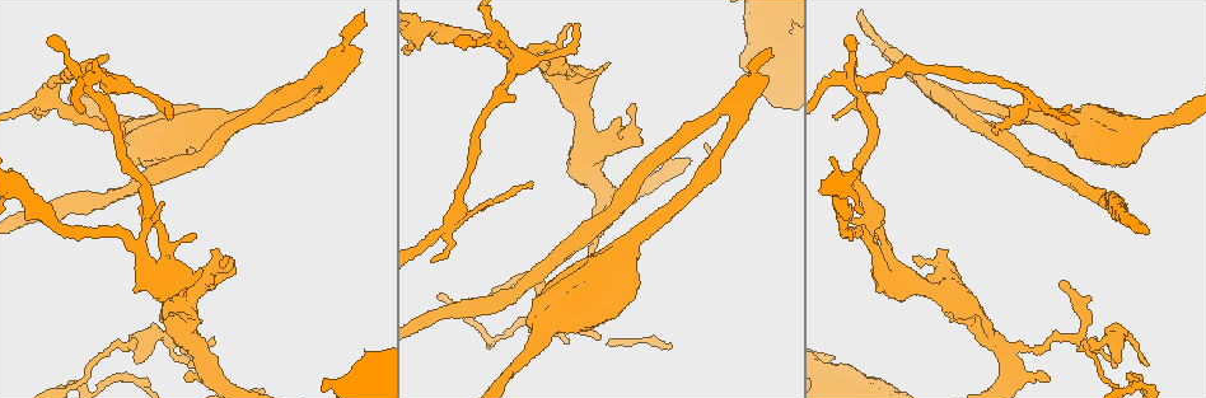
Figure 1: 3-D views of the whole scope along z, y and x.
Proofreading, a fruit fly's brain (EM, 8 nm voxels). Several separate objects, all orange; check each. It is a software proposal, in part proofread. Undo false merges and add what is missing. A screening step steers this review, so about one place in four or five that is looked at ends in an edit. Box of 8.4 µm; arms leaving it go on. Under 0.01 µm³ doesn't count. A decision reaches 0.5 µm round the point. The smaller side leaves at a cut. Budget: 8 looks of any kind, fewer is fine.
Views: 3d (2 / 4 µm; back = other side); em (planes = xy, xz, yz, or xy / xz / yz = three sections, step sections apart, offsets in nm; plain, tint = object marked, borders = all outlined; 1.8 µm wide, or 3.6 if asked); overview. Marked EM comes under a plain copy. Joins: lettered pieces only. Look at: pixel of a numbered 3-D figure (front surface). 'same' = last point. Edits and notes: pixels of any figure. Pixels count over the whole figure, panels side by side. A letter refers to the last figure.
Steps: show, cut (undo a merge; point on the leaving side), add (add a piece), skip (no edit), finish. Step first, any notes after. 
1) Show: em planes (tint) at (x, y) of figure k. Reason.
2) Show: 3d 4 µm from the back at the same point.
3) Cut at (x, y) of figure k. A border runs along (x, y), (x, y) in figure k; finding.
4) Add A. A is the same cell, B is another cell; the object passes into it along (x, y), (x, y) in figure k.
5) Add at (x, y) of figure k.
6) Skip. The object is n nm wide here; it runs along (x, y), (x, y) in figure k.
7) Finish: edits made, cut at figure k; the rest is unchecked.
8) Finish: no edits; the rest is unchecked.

Show: em xz step 4 (tint) at (872, 268) of figure 1. Thick end.

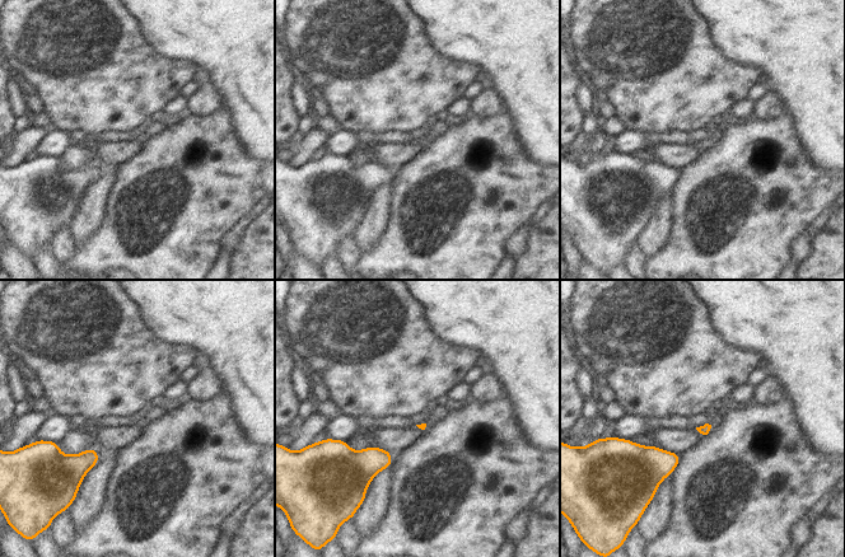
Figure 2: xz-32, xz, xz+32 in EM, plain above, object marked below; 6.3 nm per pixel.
Show: em planes (borders) at the same point.

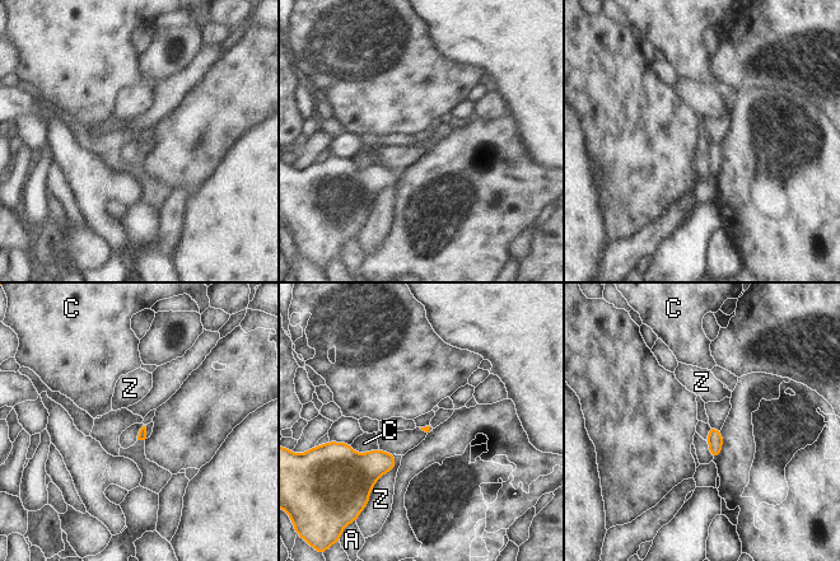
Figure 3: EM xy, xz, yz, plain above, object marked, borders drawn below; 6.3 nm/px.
Skip. The longest contact is with Z, 300 nm; A, C and Z are other cells; a border runs along (393, 454), (395, 466), (368, 495) in figure 3; none of them fits.

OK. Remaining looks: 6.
Show: em planes (tint) at (835, 120) of figure 1. Thin end.

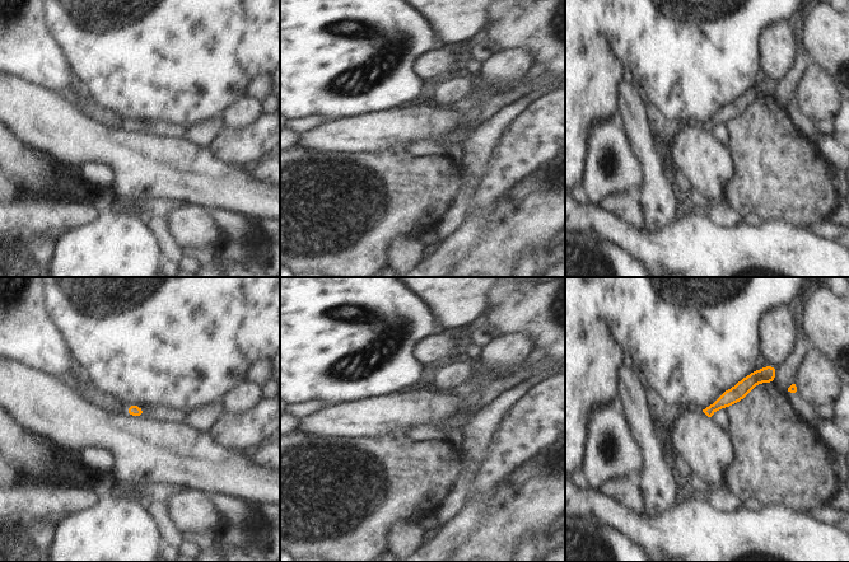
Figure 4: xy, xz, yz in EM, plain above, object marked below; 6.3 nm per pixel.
Show: em planes (borders) at the same point. What lies round it.

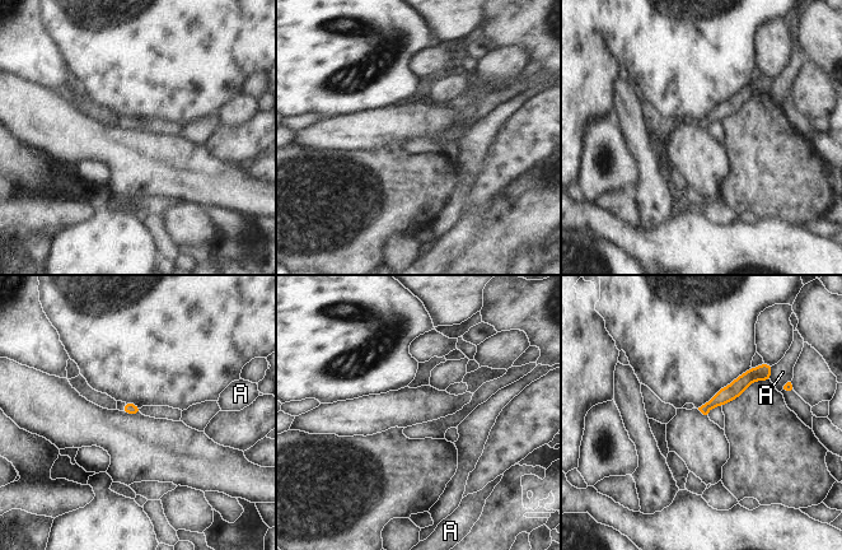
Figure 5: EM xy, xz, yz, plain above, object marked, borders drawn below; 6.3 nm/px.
Skip. The object is 70 nm wide here; A is another cell; it runs along (766, 374), (751, 374), (703, 409) in figure 5; none of them fits.

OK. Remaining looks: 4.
Show: em planes (tint) at (737, 116) of figure 1.

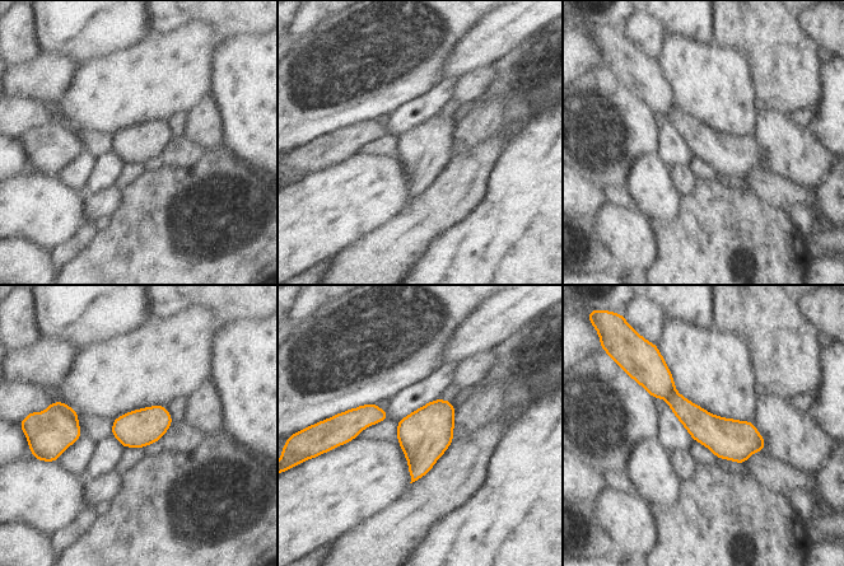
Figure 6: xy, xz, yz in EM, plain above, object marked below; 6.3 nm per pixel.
Show: em planes (borders) at the same point. What lies round it.

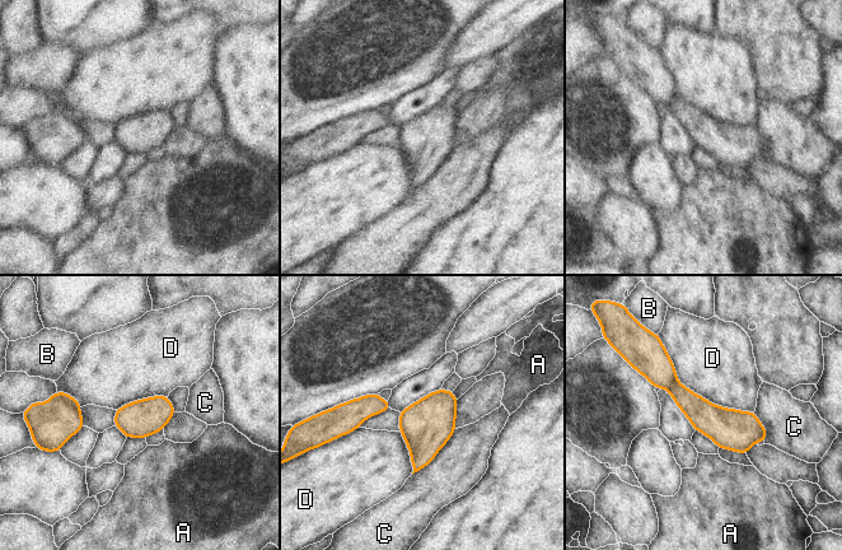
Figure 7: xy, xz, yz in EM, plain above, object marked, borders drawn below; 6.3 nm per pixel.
Cut at (649, 357) of figure 7. A, B, C and D are other cells; a second neuron is stuck on.

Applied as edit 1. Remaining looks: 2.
Show: overview.

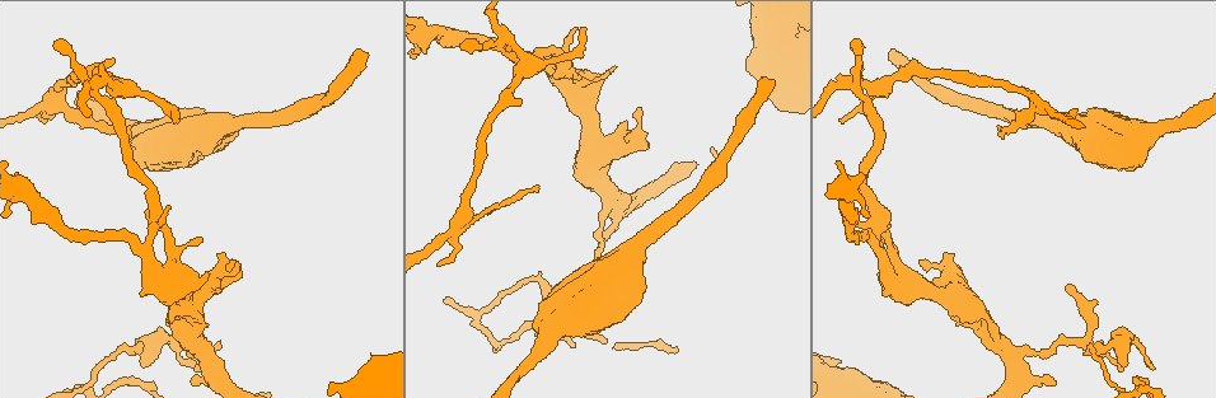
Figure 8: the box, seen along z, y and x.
Show: em planes (borders) at (536, 192) of figure 8. Thin end.

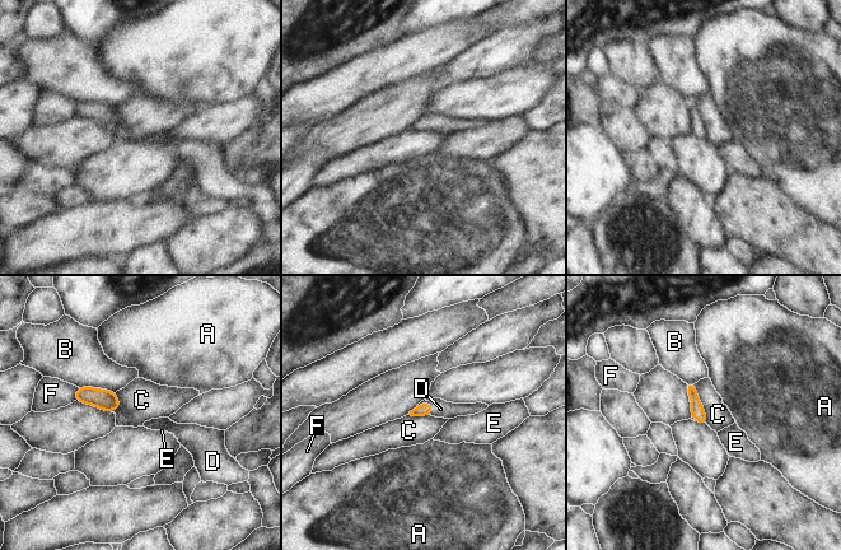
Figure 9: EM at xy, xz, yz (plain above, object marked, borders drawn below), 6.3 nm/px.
Add D. D is the same cell, A, B, C, E and F are other cells; the object passes into it along (426, 408), (430, 404), (440, 409) in figure 9; the neuron continues.

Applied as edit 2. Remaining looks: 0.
Finish: edits made, cut at figure 7, add at figure 9; the rest is unchecked.

